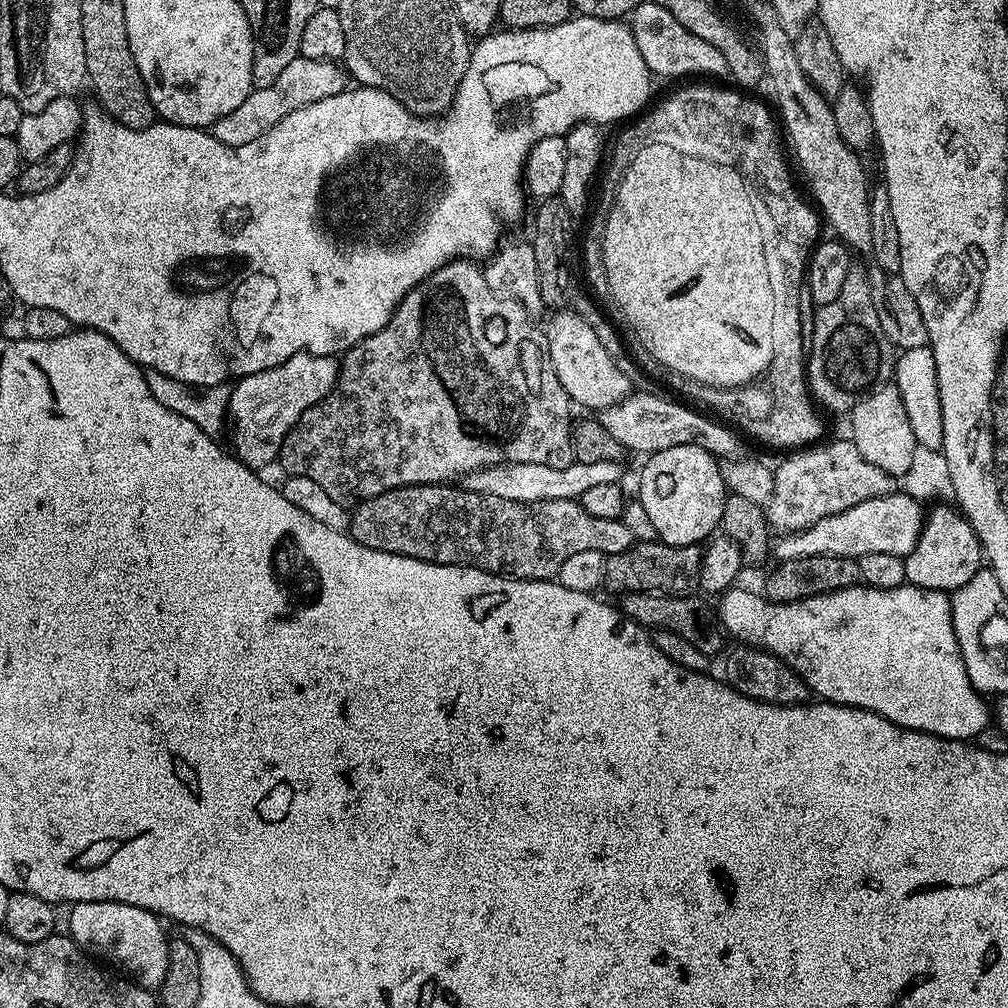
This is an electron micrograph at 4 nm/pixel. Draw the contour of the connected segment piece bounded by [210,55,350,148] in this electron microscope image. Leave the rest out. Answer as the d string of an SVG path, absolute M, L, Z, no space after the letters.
M297 56L270 86L265 88L253 88L252 92L234 110L234 114L226 114L226 118L218 118L210 129L212 136L218 138L226 146L246 146L246 142L254 142L254 138L262 138L266 130L270 130L286 114L294 114L294 110L302 110L302 106L310 106L310 102L322 102L322 98L334 98L334 94L345 91L349 87L350 80L345 69L339 63L331 60L315 60L305 56Z

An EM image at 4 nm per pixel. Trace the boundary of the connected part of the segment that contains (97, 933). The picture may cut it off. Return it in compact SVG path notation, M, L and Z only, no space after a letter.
M82 902L71 905L69 912L72 913L68 916L67 935L71 936L72 941L79 948L84 949L89 956L117 964L121 968L121 970L119 969L121 973L127 974L140 987L149 990L159 989L160 983L168 978L169 937L164 936L163 926L165 927L165 925L162 923L161 917L142 910L138 906L130 906L122 902Z

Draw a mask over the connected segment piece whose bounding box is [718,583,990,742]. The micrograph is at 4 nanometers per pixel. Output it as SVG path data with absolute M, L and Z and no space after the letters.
M903 584L894 590L878 590L867 586L857 586L854 588L843 588L834 590L826 594L818 594L810 598L802 598L798 602L789 604L775 604L773 600L765 598L759 591L747 592L741 586L733 586L719 597L720 612L718 608L718 624L729 637L732 636L744 646L762 648L766 652L771 652L777 656L786 666L790 666L806 682L809 693L813 697L830 704L845 704L851 708L865 708L890 722L894 722L903 728L918 730L919 732L929 732L931 736L941 736L947 740L963 740L965 742L975 741L977 734L990 724L990 704L983 695L976 691L976 687L970 682L968 671L964 665L964 659L958 646L958 638L954 634L952 625L952 602L947 592L938 590L926 590L925 588L915 588L912 584Z

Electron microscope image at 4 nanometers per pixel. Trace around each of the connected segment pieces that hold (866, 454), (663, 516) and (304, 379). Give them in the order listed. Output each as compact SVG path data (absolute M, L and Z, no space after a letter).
M885 382L863 396L852 407L850 419L850 439L858 446L858 454L862 454L866 462L878 466L878 470L886 470L886 474L897 478L904 477L906 470L910 470L910 462L914 462L914 450L918 445L895 383Z
M670 446L670 450L653 452L645 460L638 503L646 506L659 543L686 546L707 541L721 527L726 495L717 457L698 446Z
M299 352L278 366L239 377L231 385L228 396L228 420L233 432L231 447L235 456L248 468L264 470L267 464L275 465L286 434L310 406L319 404L330 394L339 373L337 357Z

